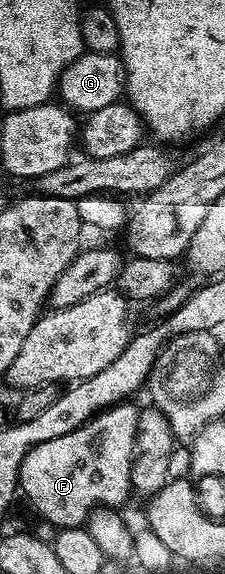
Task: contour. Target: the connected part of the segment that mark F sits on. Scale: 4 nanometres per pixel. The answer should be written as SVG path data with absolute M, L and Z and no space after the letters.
M124 403L115 405L112 409L104 409L90 421L85 422L80 429L74 429L72 433L61 435L57 439L49 439L45 443L37 443L33 448L27 452L25 459L19 468L19 489L27 496L27 501L48 521L49 524L55 525L59 529L78 529L86 526L87 517L97 508L104 509L119 509L127 501L127 496L132 496L133 490L131 488L131 460L135 454L135 436L137 435L137 419L139 418L140 410L134 409L131 403Z

